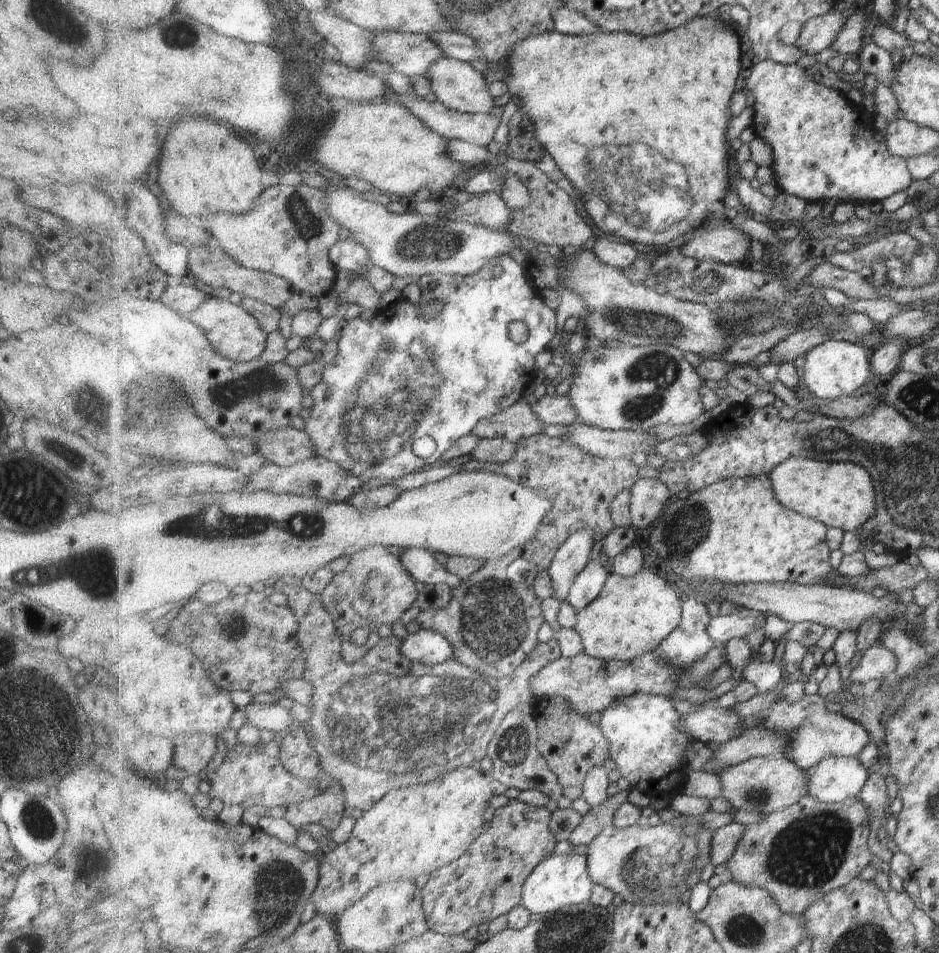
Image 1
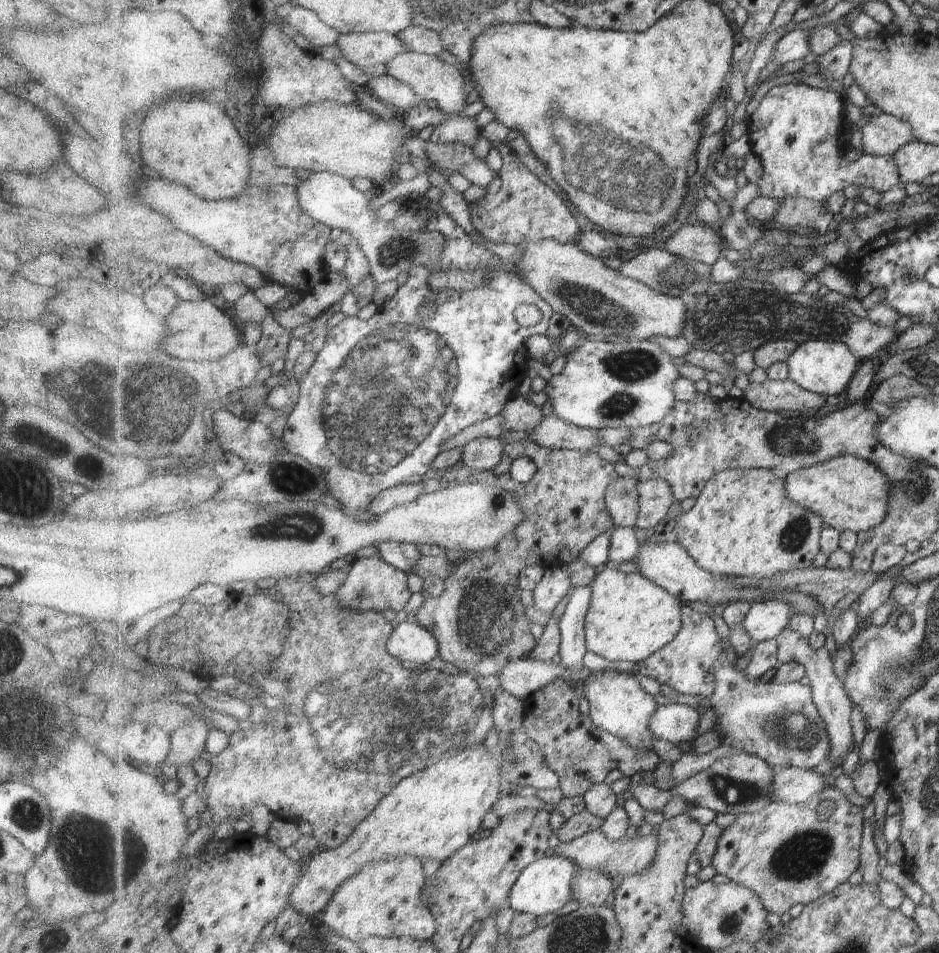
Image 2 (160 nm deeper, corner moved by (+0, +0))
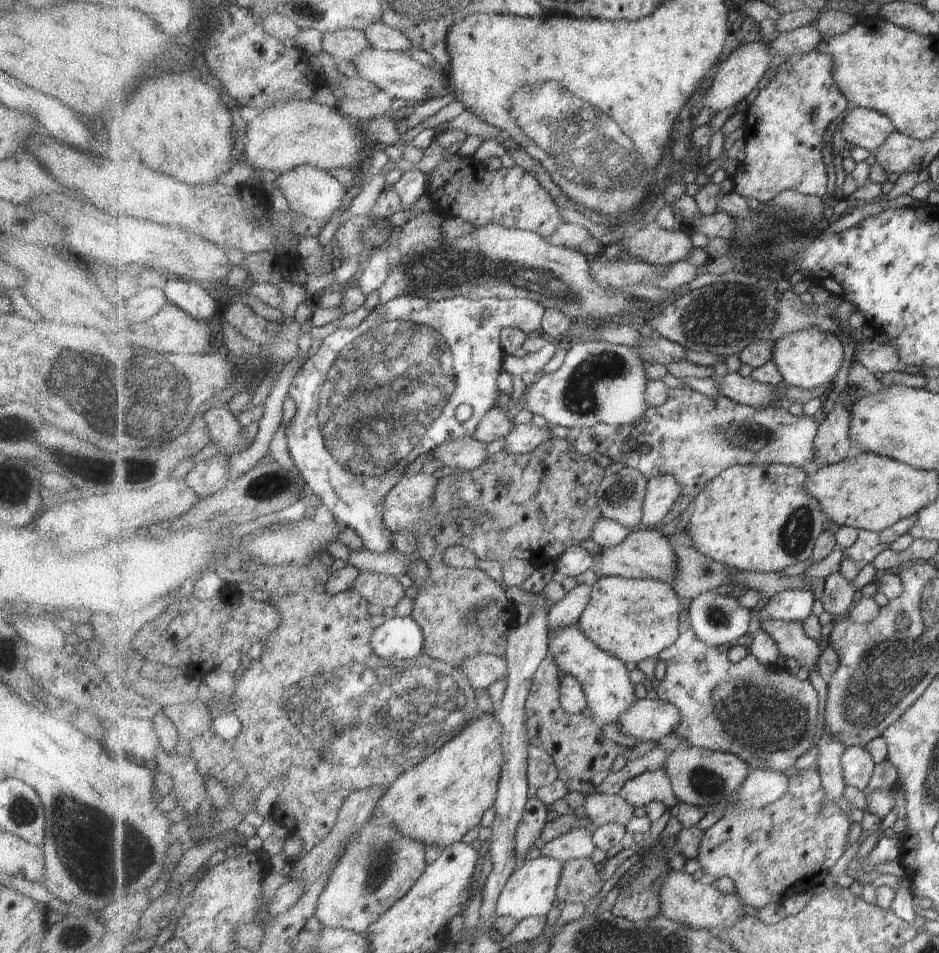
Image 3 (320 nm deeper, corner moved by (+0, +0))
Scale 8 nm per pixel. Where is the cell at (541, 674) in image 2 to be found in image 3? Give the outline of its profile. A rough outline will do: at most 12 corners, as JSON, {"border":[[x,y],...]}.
{"border":[[479,654],[459,667],[473,687],[509,678],[506,658]]}

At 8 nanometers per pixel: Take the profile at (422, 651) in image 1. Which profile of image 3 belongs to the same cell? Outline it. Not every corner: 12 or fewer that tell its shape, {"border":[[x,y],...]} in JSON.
{"border":[[392,617],[375,629],[381,658],[425,655],[425,636],[412,617]]}

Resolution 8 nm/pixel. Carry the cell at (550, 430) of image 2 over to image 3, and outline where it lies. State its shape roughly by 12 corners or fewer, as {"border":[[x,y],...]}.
{"border":[[530,422],[515,426],[504,451],[525,454],[557,438],[553,425]]}

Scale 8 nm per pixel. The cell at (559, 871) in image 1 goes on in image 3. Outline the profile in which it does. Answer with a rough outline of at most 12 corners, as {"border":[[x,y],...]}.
{"border":[[542,855],[520,864],[497,917],[547,916],[565,863]]}

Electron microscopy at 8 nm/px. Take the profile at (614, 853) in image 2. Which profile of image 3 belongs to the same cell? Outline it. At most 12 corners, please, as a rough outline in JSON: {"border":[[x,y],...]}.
{"border":[[575,828],[545,843],[540,854],[567,863],[591,858],[593,833]]}

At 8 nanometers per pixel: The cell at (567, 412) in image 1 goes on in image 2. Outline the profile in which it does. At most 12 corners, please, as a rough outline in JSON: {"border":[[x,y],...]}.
{"border":[[527,397],[512,399],[503,414],[507,430],[533,431],[543,420],[541,406]]}

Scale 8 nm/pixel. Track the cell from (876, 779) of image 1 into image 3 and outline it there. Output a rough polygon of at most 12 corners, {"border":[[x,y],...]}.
{"border":[[863,746],[843,752],[846,785],[869,786],[875,762]]}

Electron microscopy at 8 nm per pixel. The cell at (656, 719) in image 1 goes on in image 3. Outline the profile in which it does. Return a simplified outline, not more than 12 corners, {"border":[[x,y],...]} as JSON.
{"border":[[577,625],[550,634],[590,715],[615,724],[639,700],[625,664]]}

